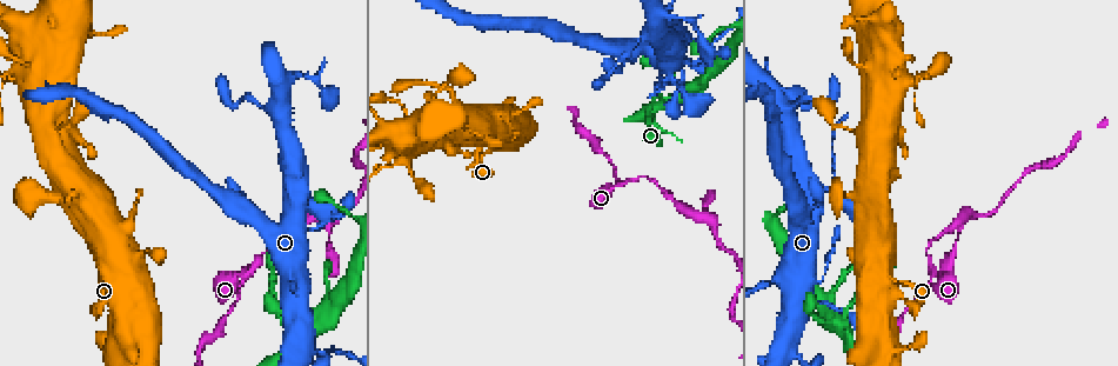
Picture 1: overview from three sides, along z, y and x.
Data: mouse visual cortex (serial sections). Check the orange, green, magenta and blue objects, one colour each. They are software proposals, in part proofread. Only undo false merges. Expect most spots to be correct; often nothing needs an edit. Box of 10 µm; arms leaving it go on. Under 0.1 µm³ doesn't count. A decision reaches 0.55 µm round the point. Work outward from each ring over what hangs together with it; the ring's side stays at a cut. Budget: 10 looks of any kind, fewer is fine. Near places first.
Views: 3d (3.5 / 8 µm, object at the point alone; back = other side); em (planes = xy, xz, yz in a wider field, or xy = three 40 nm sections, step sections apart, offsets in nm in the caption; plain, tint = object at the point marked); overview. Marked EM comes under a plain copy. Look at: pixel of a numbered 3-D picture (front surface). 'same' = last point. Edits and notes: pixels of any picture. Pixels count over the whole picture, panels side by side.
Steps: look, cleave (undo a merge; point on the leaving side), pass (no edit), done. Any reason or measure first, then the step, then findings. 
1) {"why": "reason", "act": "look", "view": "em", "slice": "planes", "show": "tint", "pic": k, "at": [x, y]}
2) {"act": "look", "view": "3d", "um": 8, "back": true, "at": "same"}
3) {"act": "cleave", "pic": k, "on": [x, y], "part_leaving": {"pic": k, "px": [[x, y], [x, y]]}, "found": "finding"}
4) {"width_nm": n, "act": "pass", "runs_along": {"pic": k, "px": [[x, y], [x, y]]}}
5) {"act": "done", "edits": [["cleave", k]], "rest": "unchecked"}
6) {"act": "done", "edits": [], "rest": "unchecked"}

{"why": "three arms meet", "act": "look", "view": "3d", "um": 3.5, "pic": 1, "at": [849, 332]}

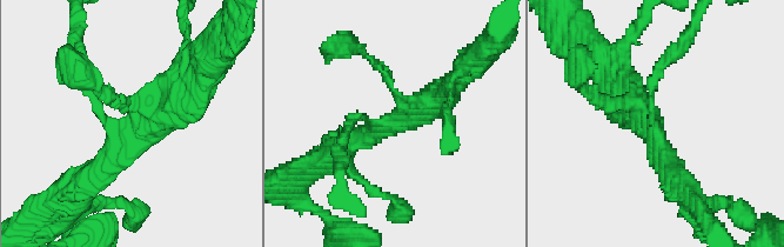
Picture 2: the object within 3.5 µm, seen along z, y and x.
{"why": "need the tissue", "act": "look", "view": "em", "slice": "xy", "step": 2, "show": "tint", "pic": 2, "at": [655, 125]}

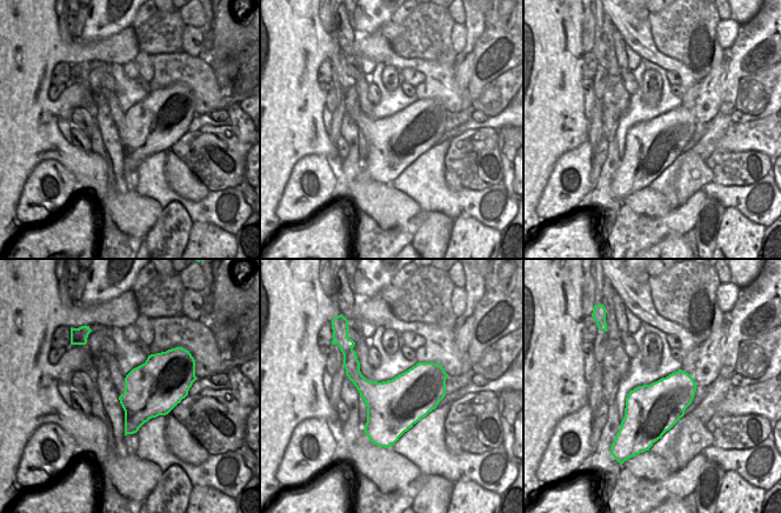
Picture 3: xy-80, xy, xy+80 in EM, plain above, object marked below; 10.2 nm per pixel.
{"arm_widths_nm": [150, 300, 400], "act": "pass", "runs_along": {"pic": 2, "px": [[82, 60], [111, 125], [176, 104]]}, "found": "one cell here"}

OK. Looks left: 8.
{"why": "a narrow waist", "act": "look", "view": "3d", "um": 3.5, "pic": 1, "at": [925, 251]}

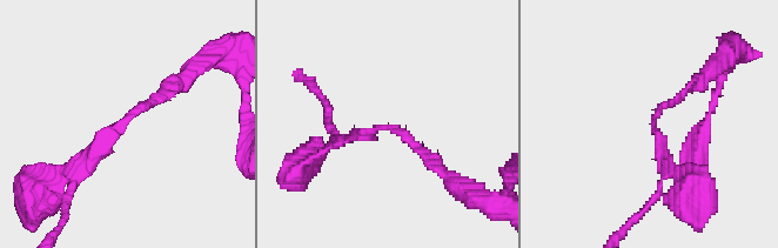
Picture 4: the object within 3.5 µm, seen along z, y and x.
{"arm_widths_nm": [150, 150], "why": "need the tissue", "act": "look", "view": "em", "slice": "xy", "step": 5, "show": "tint", "pic": 4, "at": [382, 127]}

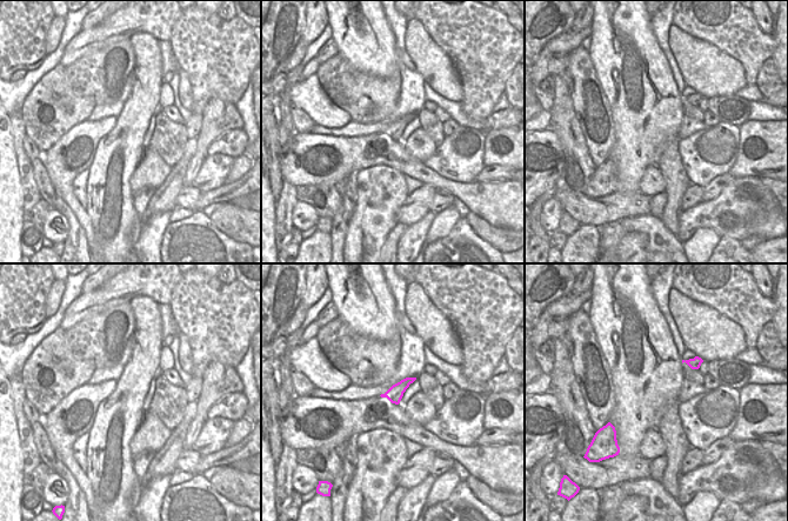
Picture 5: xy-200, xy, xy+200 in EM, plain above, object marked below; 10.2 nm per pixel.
{"act": "pass", "runs_along": {"pic": 4, "px": [[66, 175], [174, 85]]}, "found": "all the same cell"}

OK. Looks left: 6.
{"why": "thin neck", "act": "look", "view": "3d", "um": 8, "pic": 1, "at": [683, 18]}

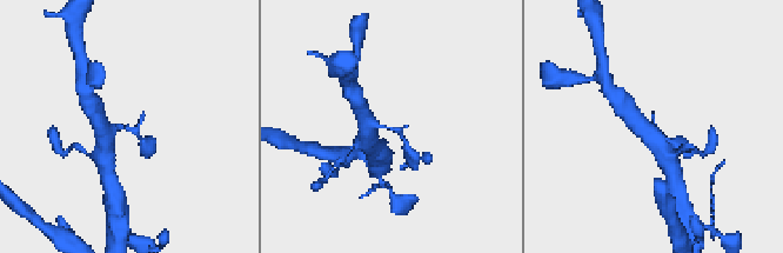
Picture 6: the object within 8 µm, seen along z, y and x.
{"act": "look", "view": "3d", "um": 3.5, "at": "same"}

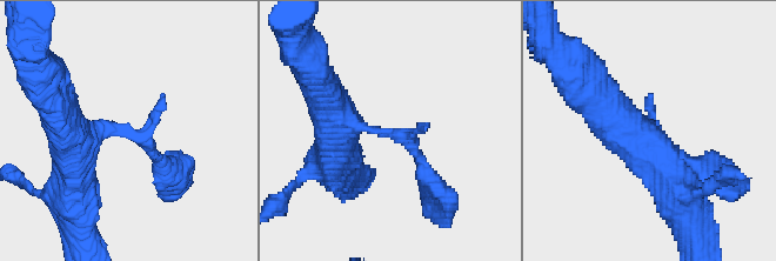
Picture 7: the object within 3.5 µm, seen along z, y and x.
{"why": "need the tissue", "act": "look", "view": "em", "slice": "xy", "step": 3, "show": "tint", "pic": 7, "at": [122, 132]}

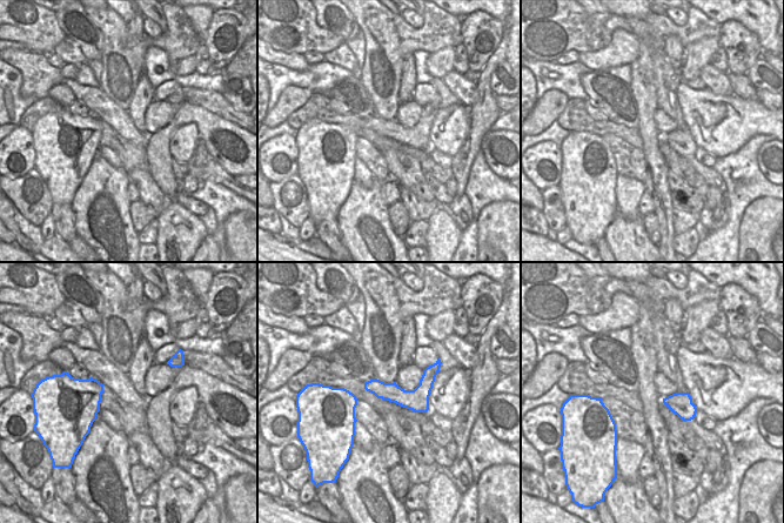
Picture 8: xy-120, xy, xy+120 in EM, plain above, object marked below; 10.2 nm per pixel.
{"width_nm": 200, "act": "pass", "runs_along": {"pic": 7, "px": [[339, 141], [342, 127], [403, 135], [428, 178]]}, "found": "one cell here"}

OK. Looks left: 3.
{"why": "sharp bend", "act": "look", "view": "3d", "um": 8, "back": true, "pic": 1, "at": [889, 83]}

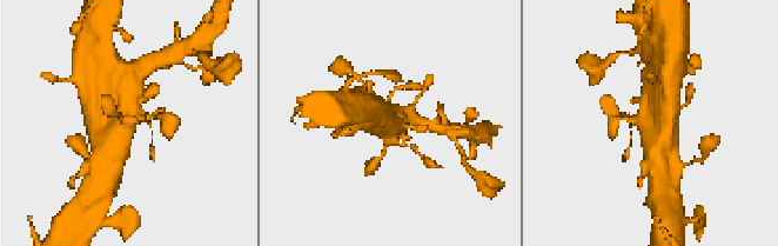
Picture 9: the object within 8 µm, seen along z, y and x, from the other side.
{"act": "look", "view": "em", "slice": "xy", "step": 3, "show": "tint", "at": "same"}

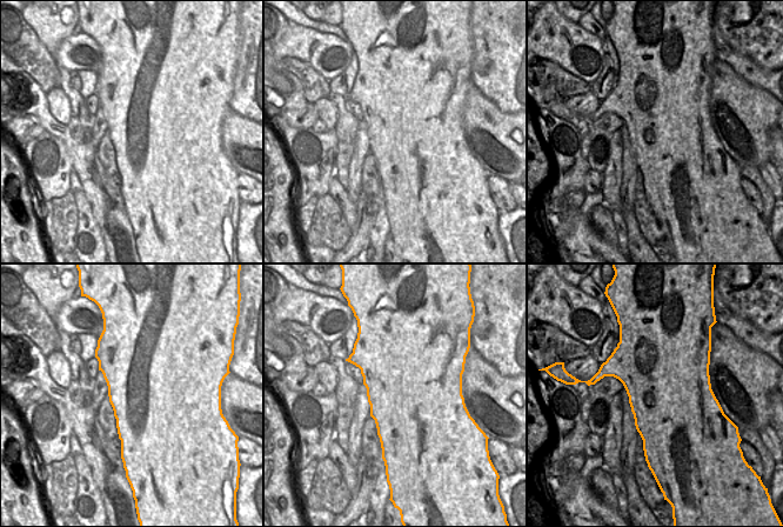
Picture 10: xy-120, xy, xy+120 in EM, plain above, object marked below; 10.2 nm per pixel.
{"act": "pass", "runs_along": {"pic": 9, "px": [[109, 167], [102, 101], [114, 97]]}, "found": "all the same cell"}

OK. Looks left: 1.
{"act": "done", "edits": [], "rest": "unchecked"}

